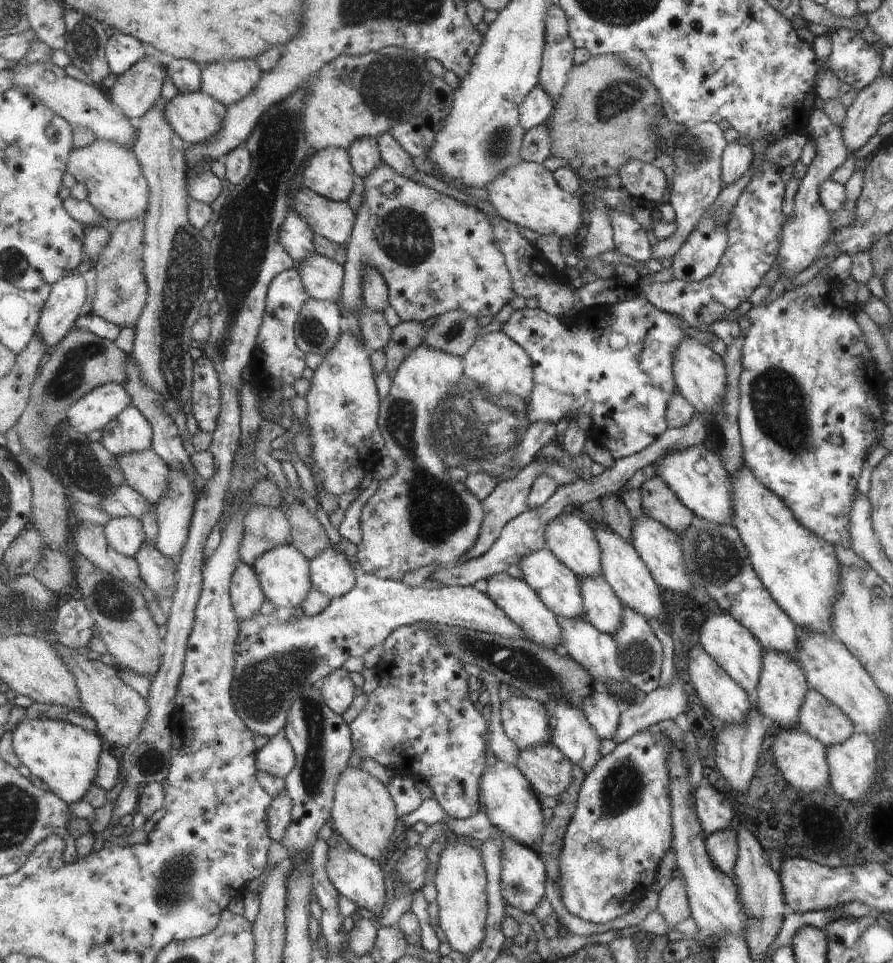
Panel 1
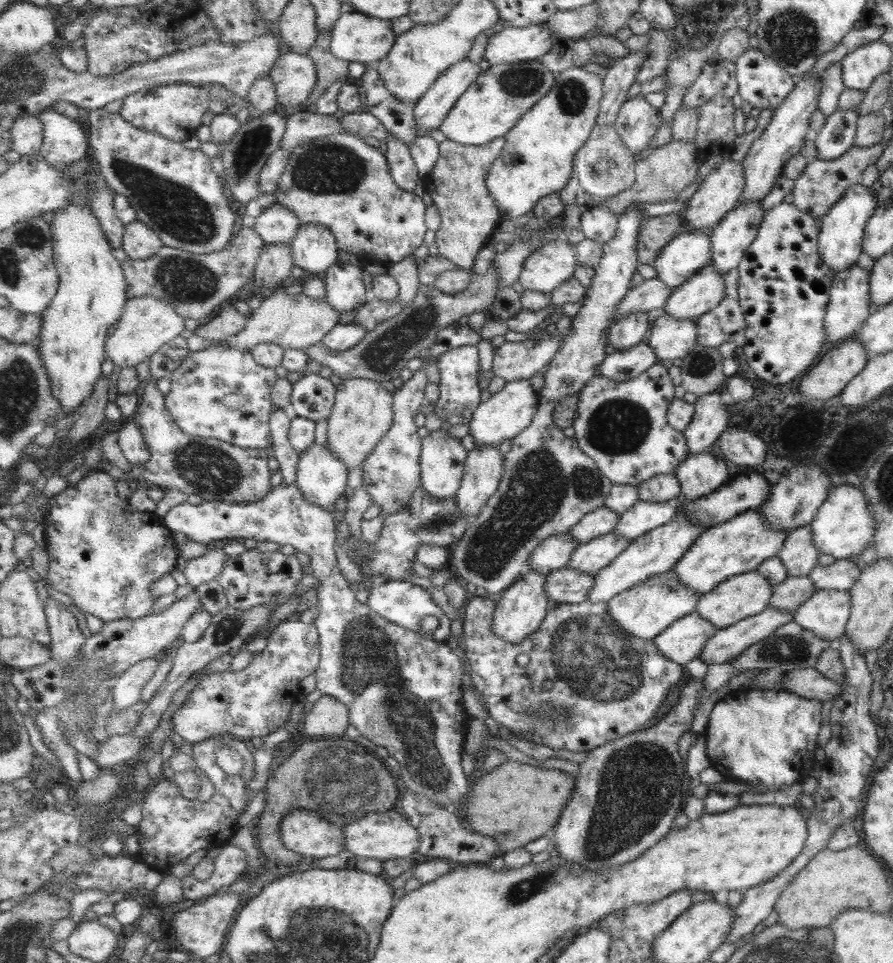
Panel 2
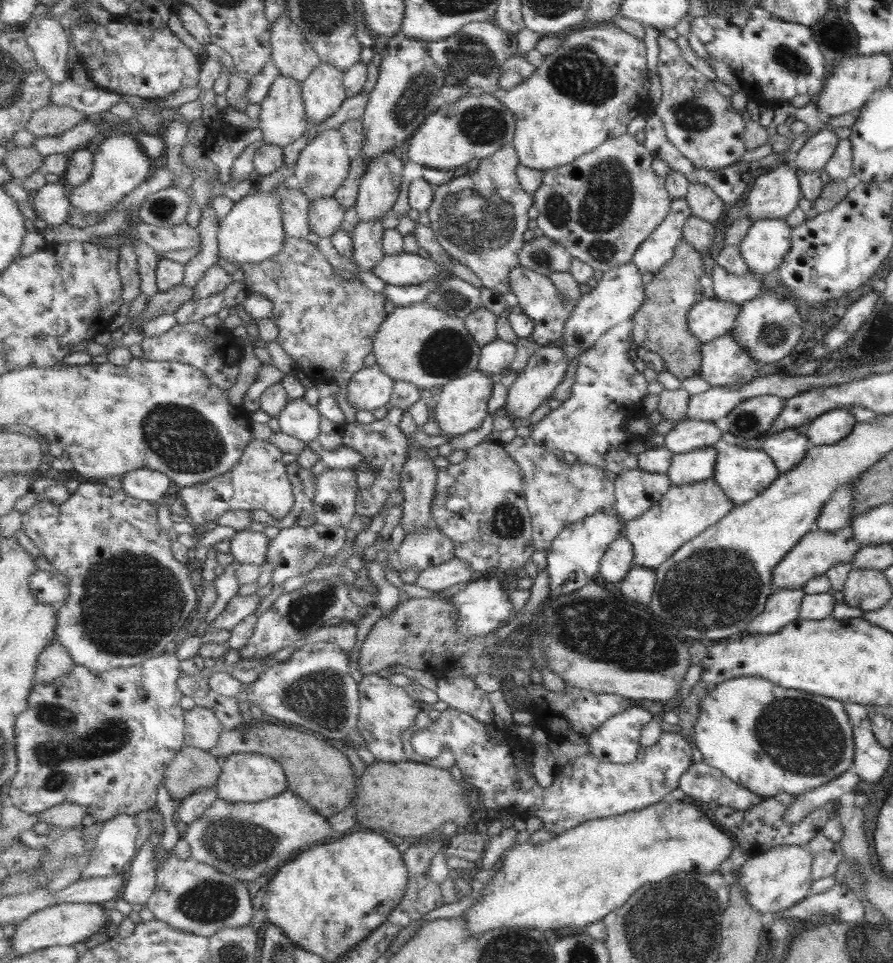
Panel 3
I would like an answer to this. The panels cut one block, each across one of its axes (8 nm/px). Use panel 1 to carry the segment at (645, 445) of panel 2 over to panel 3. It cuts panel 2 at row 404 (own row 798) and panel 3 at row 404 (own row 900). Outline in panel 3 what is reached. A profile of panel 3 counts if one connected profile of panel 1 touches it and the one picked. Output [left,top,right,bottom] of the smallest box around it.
[530,321,650,476]

